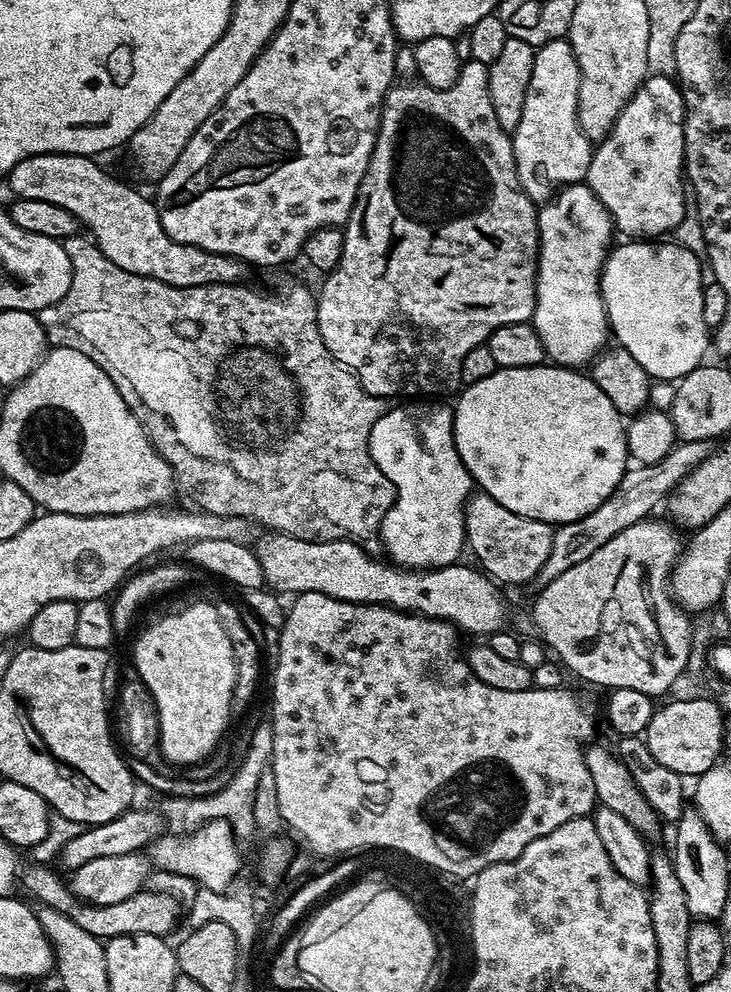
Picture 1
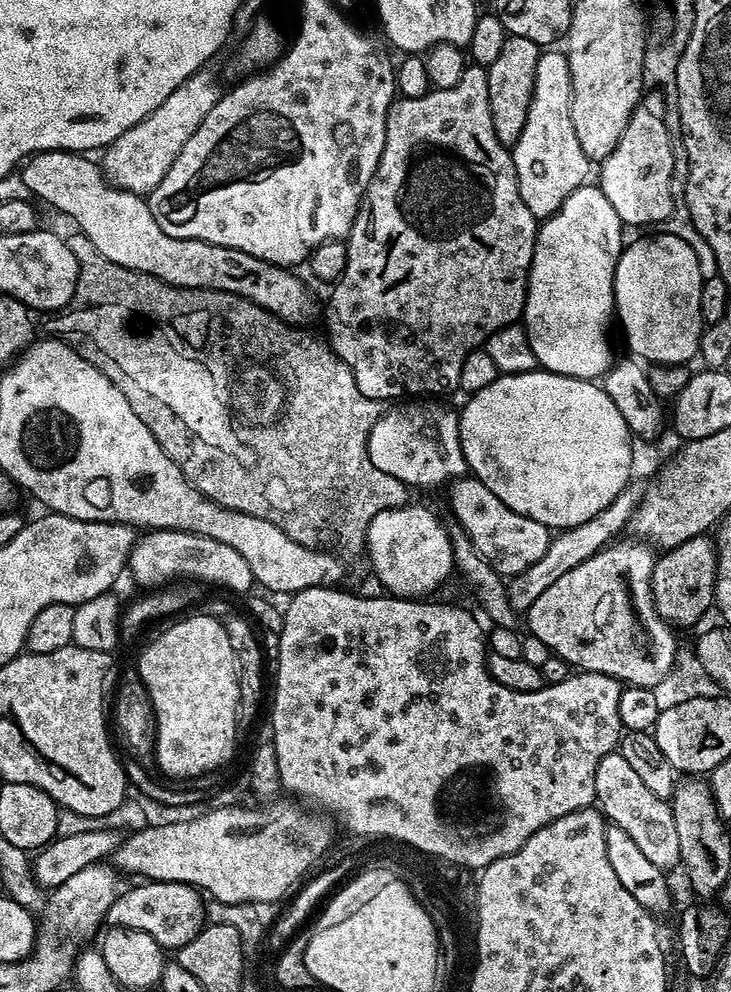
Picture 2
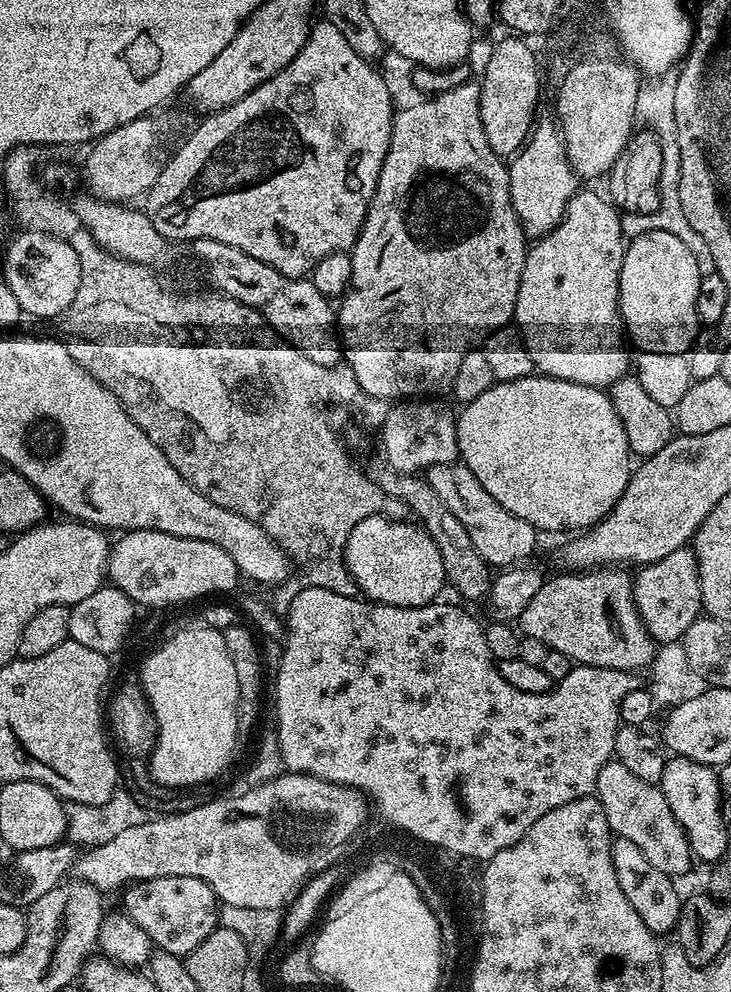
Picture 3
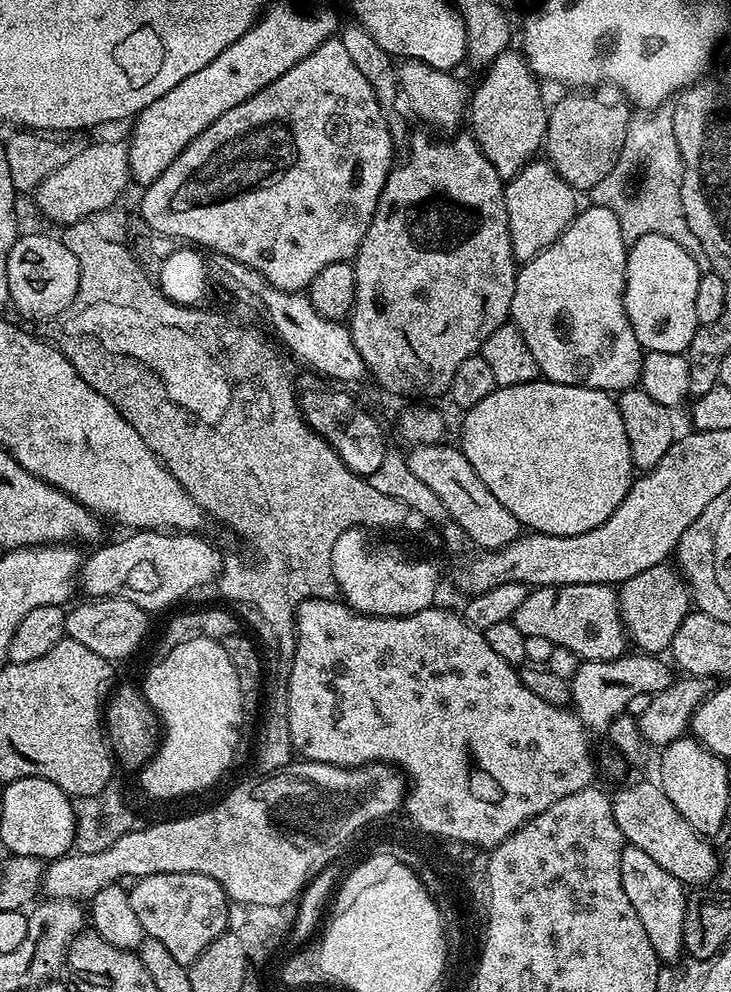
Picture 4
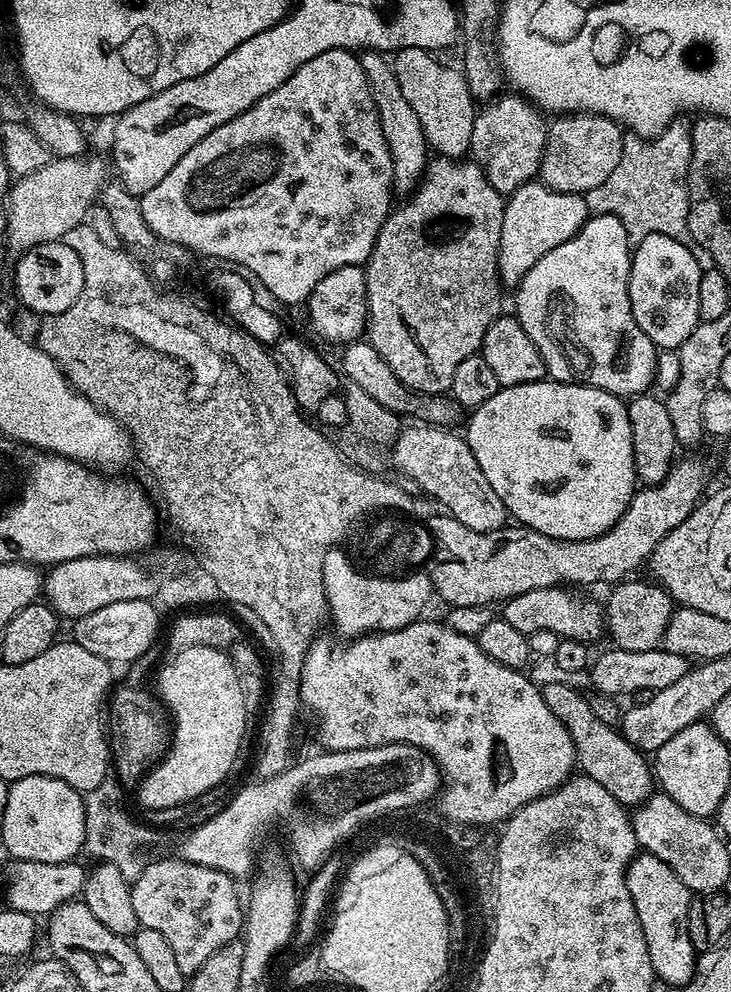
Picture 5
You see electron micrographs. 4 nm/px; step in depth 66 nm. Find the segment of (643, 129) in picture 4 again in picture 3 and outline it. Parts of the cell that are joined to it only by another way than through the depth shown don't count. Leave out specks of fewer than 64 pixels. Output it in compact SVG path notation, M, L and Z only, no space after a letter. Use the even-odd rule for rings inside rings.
M648 82L643 85L638 94L636 103L636 119L647 131L653 132L660 140L661 147L664 148L664 161L662 162L662 174L660 175L660 204L653 212L639 213L629 212L621 215L620 228L624 231L625 237L633 238L646 234L648 231L669 231L675 238L680 238L682 242L690 248L694 258L697 259L698 270L701 276L714 274L714 254L710 254L710 249L706 242L702 242L702 234L690 226L686 214L682 214L682 202L678 198L678 182L680 181L680 151L676 141L676 127L674 126L674 83Z

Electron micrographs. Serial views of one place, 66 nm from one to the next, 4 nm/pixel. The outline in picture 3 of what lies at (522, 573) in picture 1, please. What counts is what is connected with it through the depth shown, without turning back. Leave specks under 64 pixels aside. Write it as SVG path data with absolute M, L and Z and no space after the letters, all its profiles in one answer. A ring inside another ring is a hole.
M462 462L450 464L439 464L427 469L426 479L430 486L434 488L438 497L446 504L447 509L454 514L470 534L470 539L474 544L484 562L496 570L503 570L513 566L520 566L524 560L536 548L536 536L538 530L530 522L522 522L506 506L502 506L474 478L474 474Z

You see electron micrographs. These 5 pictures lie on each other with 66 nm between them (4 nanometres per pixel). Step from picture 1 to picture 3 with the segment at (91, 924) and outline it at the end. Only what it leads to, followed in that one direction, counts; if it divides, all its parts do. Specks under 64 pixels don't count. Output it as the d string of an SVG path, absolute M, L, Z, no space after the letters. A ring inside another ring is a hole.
M171 876L137 880L123 889L123 911L151 938L157 949L186 958L218 927L221 905L214 890L202 878Z

